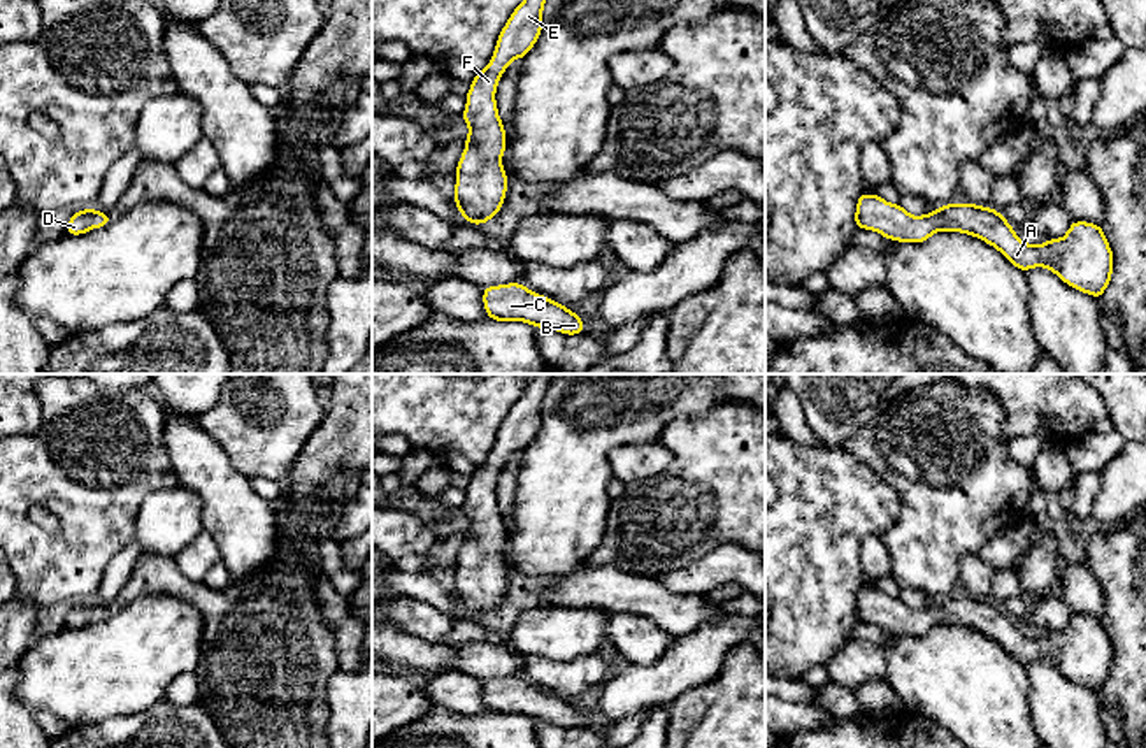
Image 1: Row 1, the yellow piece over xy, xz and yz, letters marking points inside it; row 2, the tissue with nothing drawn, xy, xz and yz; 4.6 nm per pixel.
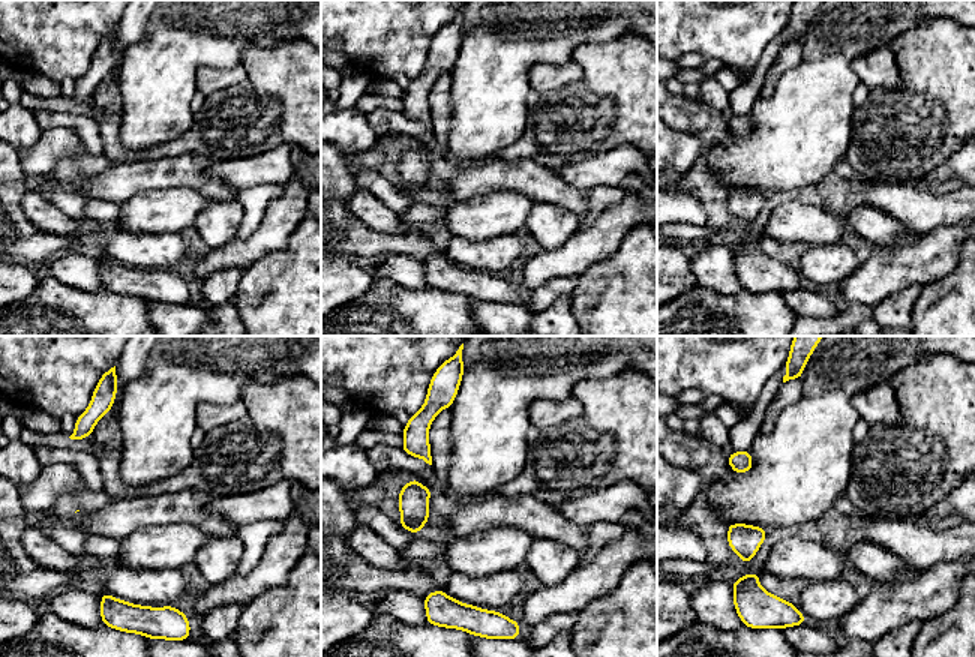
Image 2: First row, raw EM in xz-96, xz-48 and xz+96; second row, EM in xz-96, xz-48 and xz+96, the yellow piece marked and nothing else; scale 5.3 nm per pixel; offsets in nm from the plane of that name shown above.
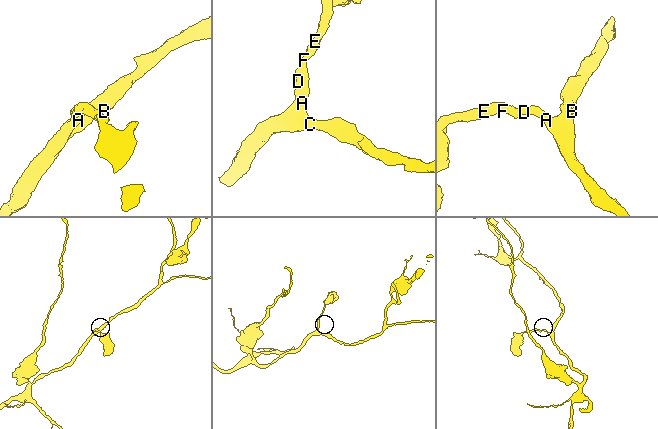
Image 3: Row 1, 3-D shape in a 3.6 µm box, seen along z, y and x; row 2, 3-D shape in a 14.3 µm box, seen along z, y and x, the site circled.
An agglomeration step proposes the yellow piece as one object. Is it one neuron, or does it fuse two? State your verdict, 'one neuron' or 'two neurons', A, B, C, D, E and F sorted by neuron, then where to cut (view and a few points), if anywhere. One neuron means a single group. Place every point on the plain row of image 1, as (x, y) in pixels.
one neuron; A B C D E F; no cut

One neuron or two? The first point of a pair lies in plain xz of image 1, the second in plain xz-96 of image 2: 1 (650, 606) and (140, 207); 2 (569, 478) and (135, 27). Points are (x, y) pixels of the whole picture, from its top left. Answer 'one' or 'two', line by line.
1: two
2: two

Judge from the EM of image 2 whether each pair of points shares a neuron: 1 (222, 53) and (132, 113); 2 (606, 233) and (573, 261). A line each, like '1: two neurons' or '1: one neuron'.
1: one neuron
2: one neuron

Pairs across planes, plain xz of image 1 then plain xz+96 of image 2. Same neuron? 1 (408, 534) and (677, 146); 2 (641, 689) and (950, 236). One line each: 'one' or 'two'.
1: one
2: one

